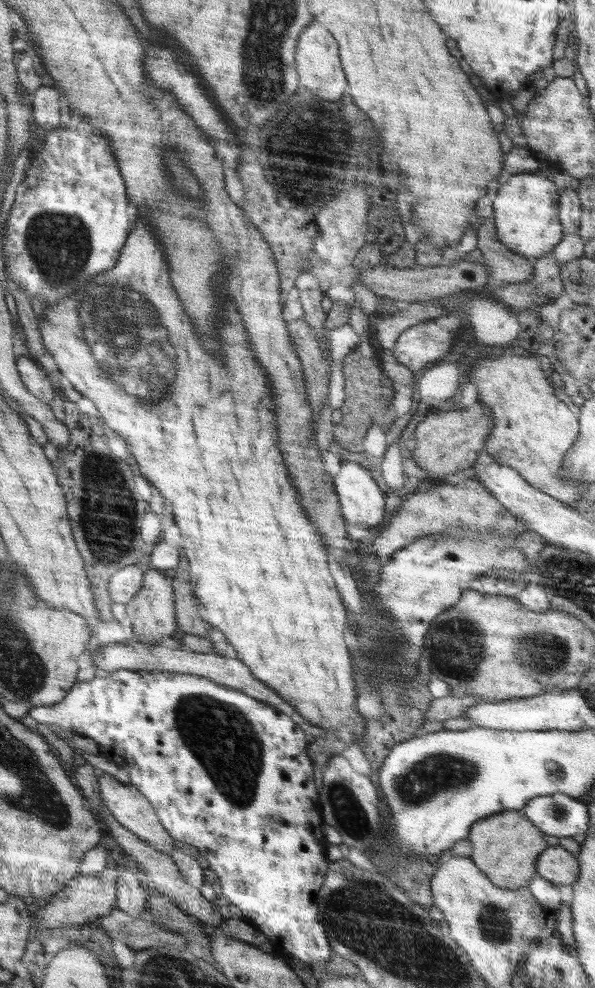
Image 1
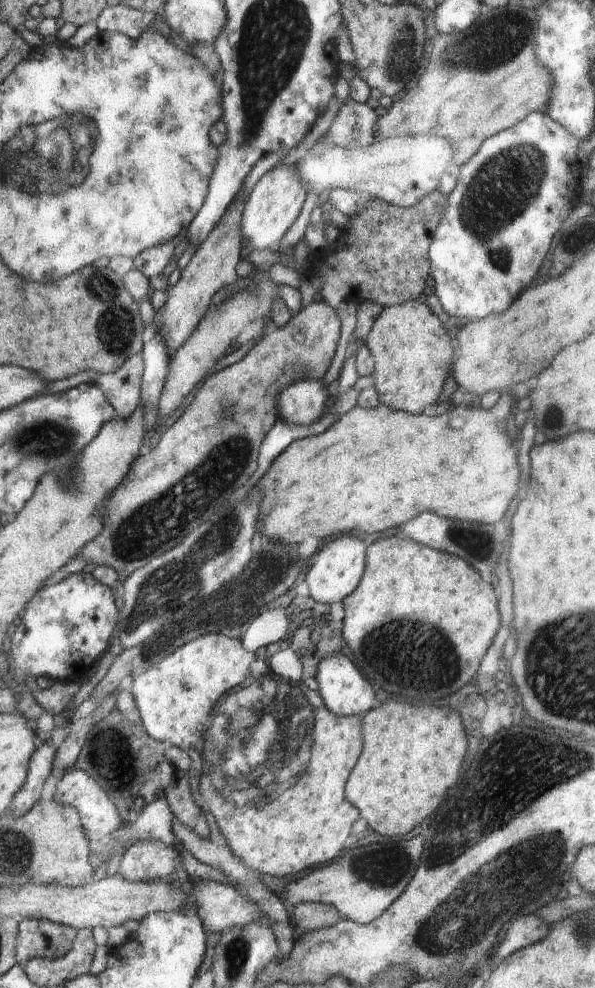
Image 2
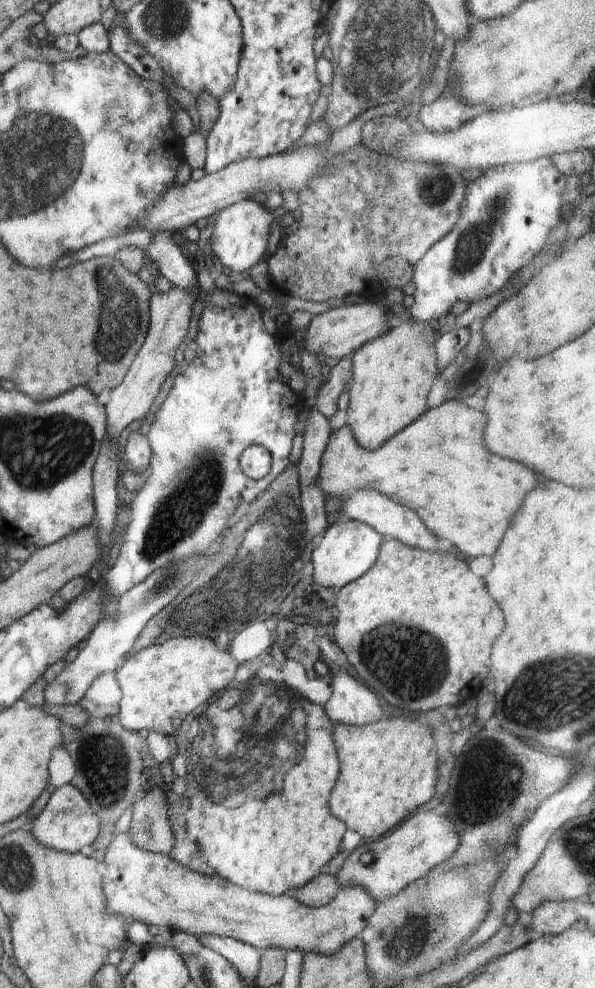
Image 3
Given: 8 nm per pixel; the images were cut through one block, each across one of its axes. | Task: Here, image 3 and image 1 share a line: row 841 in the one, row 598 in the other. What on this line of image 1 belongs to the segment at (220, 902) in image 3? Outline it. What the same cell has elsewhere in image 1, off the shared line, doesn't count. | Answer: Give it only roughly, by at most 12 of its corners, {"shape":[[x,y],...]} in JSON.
{"shape":[[126,565],[112,576],[114,604],[126,606],[144,586],[144,568]]}

